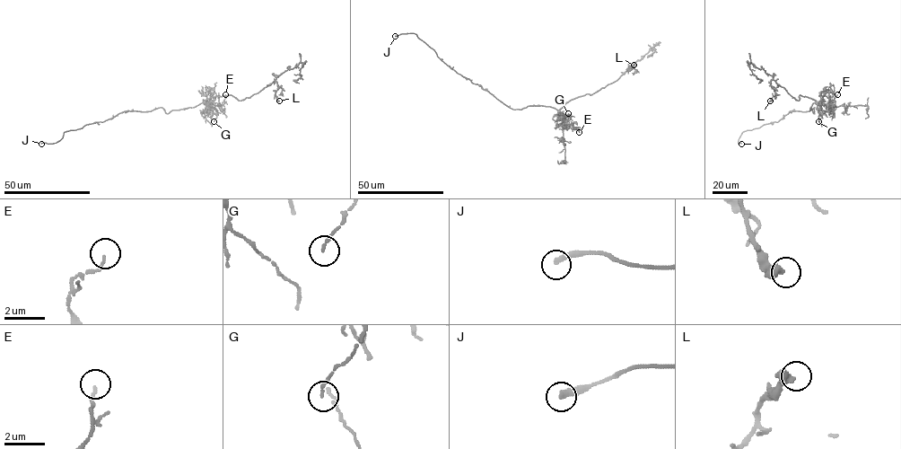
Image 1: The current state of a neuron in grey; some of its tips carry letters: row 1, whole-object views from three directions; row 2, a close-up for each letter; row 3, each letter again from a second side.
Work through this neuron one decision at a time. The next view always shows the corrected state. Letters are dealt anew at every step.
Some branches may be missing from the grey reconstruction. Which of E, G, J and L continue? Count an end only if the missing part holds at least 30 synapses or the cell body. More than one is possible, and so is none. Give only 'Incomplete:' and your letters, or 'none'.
Incomplete: J

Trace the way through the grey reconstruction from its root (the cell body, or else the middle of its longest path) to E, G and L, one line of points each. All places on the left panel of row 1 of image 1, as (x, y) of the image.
E: (184, 109), (203, 102), (222, 105), (225, 94)
G: (184, 109), (205, 102), (216, 115), (214, 121)
L: (184, 109), (195, 107), (212, 97), (231, 95), (244, 100), (275, 80), (278, 85), (275, 97), (279, 101)

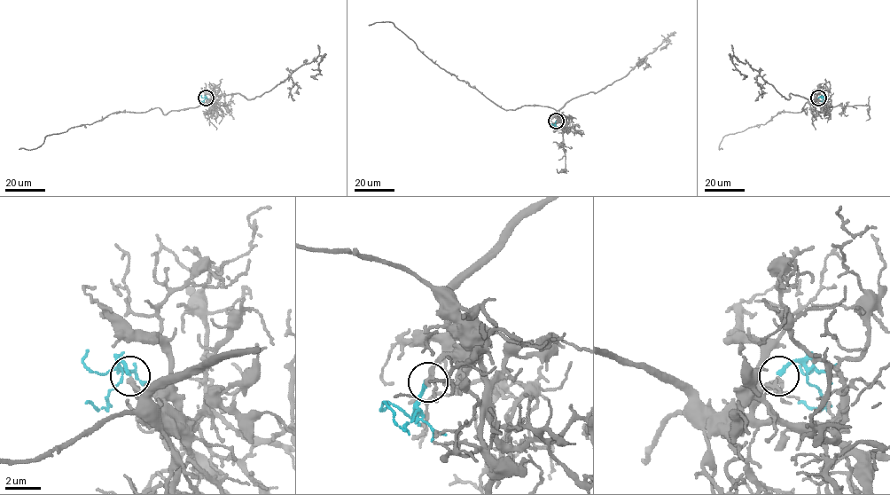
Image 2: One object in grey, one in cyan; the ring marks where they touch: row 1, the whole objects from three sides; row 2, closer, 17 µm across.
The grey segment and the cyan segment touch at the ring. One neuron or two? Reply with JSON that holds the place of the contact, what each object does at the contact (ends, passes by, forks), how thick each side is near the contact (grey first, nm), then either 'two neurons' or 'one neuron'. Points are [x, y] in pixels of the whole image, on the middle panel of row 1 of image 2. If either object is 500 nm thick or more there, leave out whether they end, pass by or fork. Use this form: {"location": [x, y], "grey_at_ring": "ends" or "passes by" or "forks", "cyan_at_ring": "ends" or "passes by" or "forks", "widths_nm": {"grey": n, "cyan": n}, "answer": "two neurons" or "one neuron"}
{"location": [556, 121], "grey_at_ring": "passes by", "cyan_at_ring": "ends", "widths_nm": {"grey": 240, "cyan": 220}, "answer": "one neuron"}

